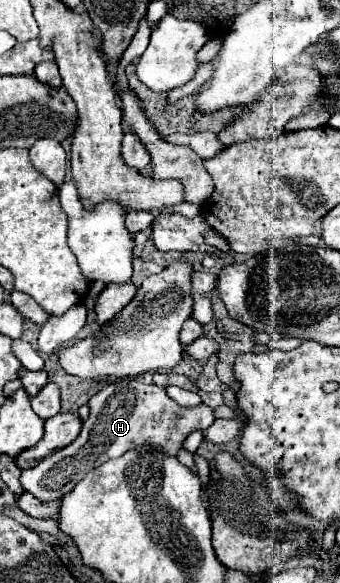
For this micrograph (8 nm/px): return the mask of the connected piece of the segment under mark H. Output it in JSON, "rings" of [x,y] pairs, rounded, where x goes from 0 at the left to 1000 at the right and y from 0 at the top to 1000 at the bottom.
{"rings":[[[365,650],[335,654],[259,688],[265,715],[247,722],[235,746],[194,770],[176,770],[141,784],[129,784],[106,801],[71,804],[59,828],[71,842],[94,846],[112,859],[147,863],[200,849],[265,804],[282,804],[294,794],[341,787],[382,770],[406,770],[418,763],[459,763],[488,774],[488,780],[518,784],[541,753],[565,739],[606,739],[629,726],[629,705],[588,691],[576,698],[529,698],[512,691],[482,664],[453,657],[418,657],[412,650]]]}

